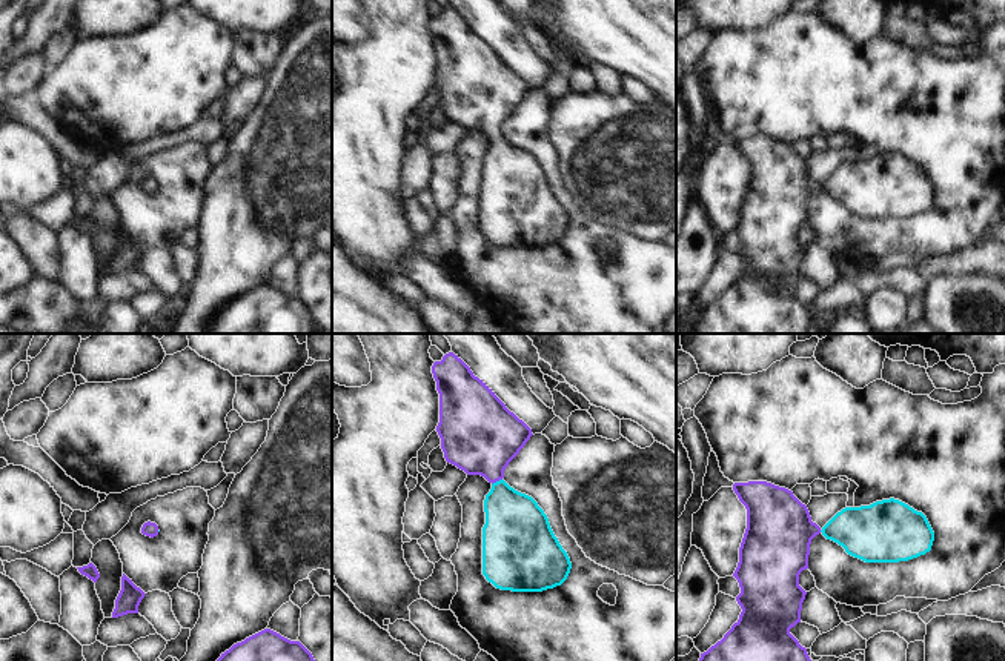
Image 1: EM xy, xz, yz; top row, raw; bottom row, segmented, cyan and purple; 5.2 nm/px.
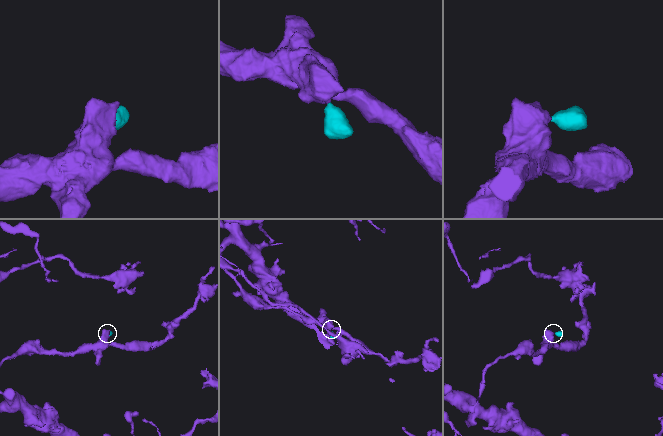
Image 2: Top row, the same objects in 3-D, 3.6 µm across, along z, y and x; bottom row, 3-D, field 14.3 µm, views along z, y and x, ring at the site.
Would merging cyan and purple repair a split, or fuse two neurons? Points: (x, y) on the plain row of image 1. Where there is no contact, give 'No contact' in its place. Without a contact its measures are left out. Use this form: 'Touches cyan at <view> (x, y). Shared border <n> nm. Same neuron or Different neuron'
Touches cyan at xz (497, 137). Shared border 70 nm. Same neuron.

